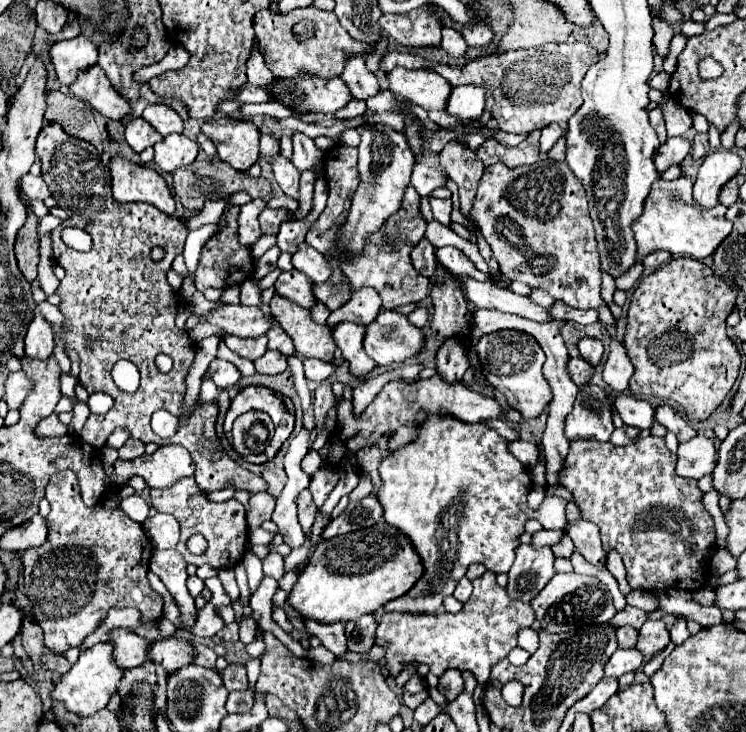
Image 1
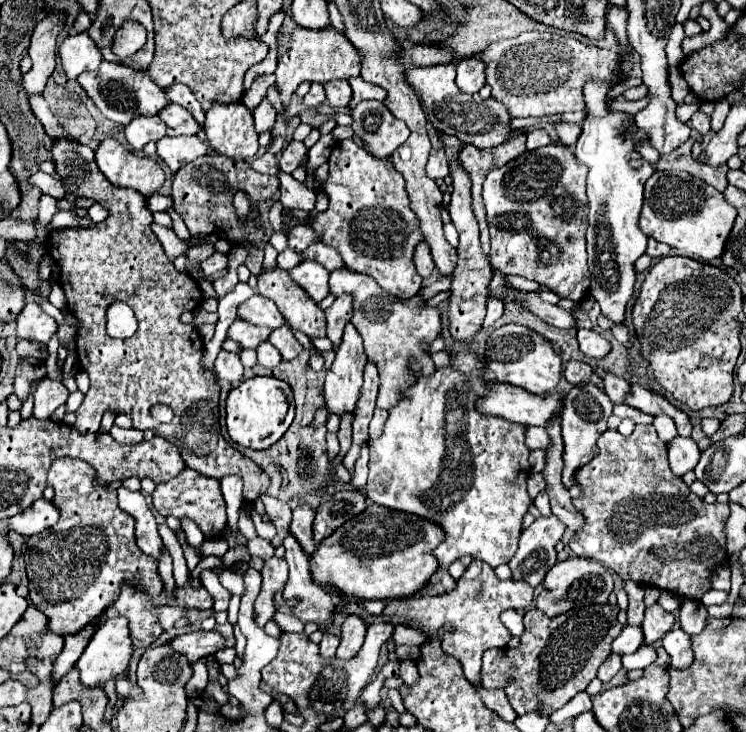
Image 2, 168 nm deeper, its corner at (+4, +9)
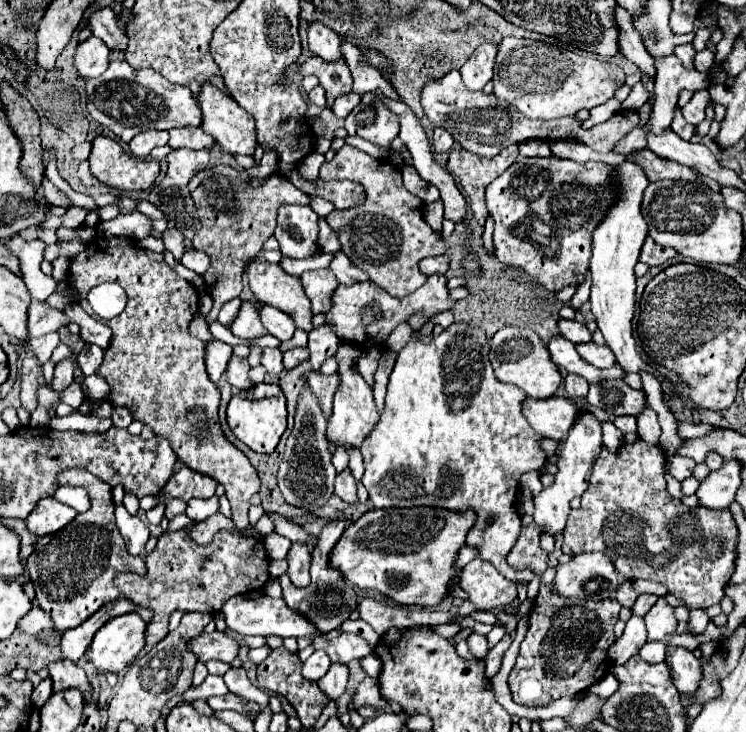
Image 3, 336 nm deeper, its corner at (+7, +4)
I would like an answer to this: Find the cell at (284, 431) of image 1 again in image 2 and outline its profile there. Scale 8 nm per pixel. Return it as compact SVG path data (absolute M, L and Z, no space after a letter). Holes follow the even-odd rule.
M251 377L231 389L227 397L227 429L235 443L251 449L267 449L277 443L293 421L293 393L291 387L275 377ZM283 411L283 419L281 413ZM275 413L275 417L273 417Z

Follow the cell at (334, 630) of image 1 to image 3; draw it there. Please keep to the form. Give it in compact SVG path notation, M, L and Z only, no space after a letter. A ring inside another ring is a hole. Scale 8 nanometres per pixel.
M316 650L306 662L304 662L304 668L302 668L302 674L308 678L308 680L320 680L328 668L330 668L330 658L326 656L326 652L322 650Z

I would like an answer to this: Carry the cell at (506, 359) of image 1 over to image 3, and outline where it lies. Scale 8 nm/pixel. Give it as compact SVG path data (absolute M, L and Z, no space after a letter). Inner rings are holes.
M502 328L490 340L490 362L494 374L500 382L516 384L522 388L530 398L550 398L556 388L560 386L560 372L558 366L550 360L548 348L542 344L536 332L528 328Z

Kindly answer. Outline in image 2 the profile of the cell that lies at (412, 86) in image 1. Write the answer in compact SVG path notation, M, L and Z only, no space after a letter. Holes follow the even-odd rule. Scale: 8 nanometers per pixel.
M455 65L413 67L407 69L405 75L427 107L427 119L437 131L453 135L463 143L475 145L477 149L493 149L515 133L515 129L509 125L511 115L509 111L505 111L503 103L497 103L493 97L481 99L479 95L465 95L459 91L459 87L455 85Z

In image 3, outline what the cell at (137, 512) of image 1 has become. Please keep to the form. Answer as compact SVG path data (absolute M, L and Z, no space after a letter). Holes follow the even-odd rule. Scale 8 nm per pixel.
M124 504L116 506L116 526L122 534L122 538L126 540L126 548L130 554L134 556L140 556L144 552L144 546L150 538L150 530L148 526L138 518L138 516L132 516Z

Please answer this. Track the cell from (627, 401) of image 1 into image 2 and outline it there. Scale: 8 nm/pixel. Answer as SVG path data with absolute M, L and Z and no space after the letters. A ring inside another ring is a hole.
M593 367L593 373L603 379L605 393L609 395L609 399L613 403L623 403L623 397L629 393L629 383L623 377L617 377L611 371L605 371L601 367Z

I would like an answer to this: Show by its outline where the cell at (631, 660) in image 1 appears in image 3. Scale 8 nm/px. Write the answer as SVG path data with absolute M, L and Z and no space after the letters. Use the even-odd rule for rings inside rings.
M632 616L626 622L624 634L610 646L608 656L612 658L614 664L626 664L634 654L638 654L638 650L646 644L646 626L644 626L644 618L640 616Z

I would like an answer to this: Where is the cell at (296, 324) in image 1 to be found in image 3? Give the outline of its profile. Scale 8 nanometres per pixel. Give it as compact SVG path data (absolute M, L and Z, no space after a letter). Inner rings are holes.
M256 256L248 264L248 282L260 302L290 314L296 328L304 332L314 330L310 300L304 294L298 276L290 276L278 264L270 264L262 256Z

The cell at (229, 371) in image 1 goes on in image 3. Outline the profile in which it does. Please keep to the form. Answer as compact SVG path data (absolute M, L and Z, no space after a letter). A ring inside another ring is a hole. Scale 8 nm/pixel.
M238 356L230 358L226 368L226 378L234 390L246 390L252 386L252 382L248 380L248 370L250 370L248 360L242 360Z

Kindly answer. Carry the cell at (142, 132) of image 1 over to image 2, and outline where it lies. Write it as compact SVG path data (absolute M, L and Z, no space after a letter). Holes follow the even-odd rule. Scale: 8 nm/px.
M137 117L125 127L127 141L133 149L143 149L149 141L159 141L165 137L165 123L159 117Z

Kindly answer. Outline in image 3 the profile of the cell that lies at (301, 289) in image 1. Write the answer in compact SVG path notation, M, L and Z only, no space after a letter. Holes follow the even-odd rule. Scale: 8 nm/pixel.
M324 268L324 270L304 272L300 276L300 280L302 280L302 286L304 286L306 296L312 302L312 312L314 314L328 312L330 306L332 306L332 300L330 298L332 298L334 286L338 286L336 276L328 268Z

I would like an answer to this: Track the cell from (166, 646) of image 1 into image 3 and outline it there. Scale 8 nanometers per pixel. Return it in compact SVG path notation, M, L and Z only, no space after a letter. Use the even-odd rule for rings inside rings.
M212 632L212 634L202 634L192 640L188 640L188 650L194 652L194 656L200 662L208 660L220 660L220 662L232 662L238 656L238 642L222 632Z

